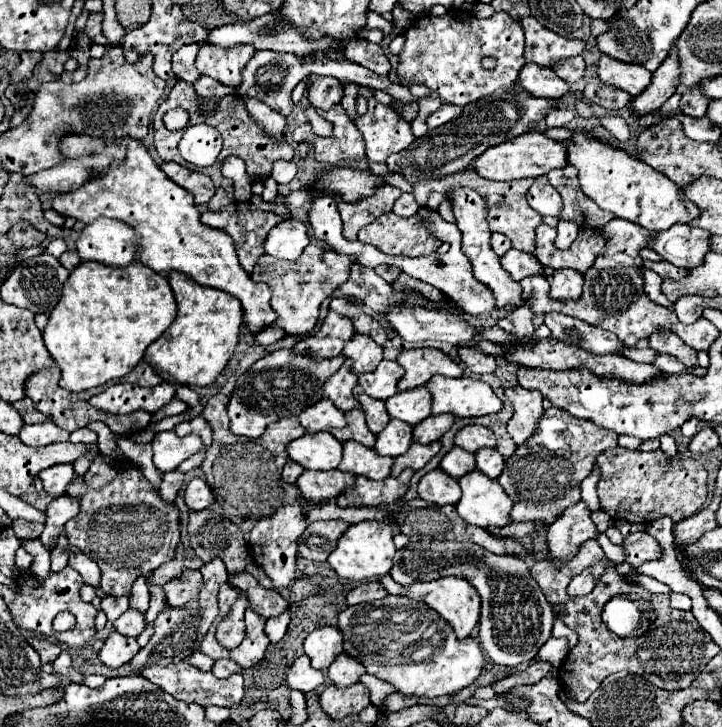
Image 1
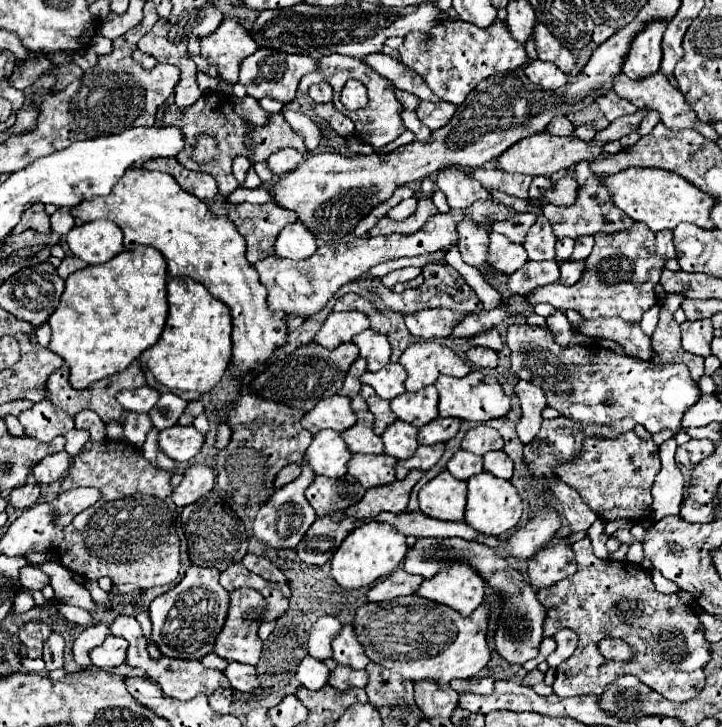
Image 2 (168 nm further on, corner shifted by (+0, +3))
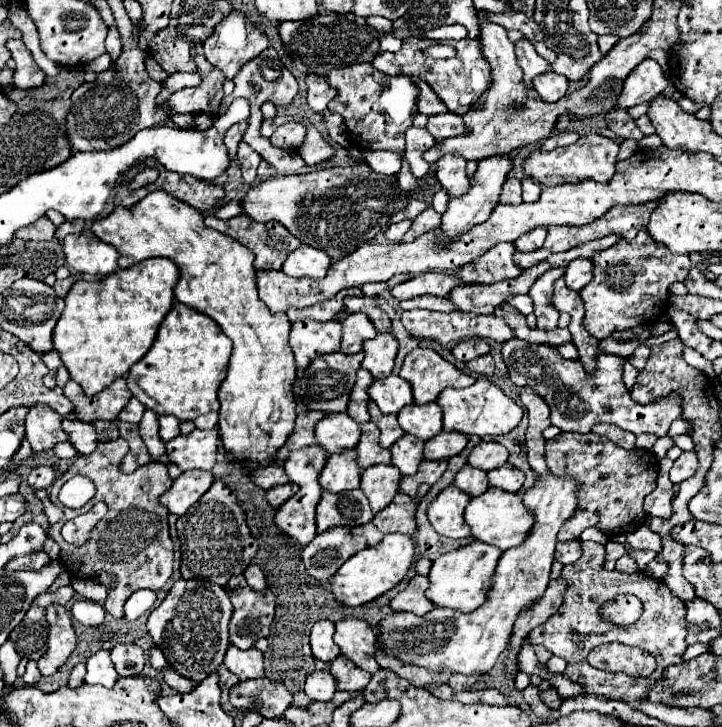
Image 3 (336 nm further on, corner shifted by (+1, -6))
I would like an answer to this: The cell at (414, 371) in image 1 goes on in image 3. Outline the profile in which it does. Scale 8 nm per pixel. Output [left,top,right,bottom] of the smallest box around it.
[400,349,476,405]

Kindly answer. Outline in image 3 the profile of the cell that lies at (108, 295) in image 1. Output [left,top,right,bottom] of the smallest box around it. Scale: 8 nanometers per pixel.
[54,257,180,395]

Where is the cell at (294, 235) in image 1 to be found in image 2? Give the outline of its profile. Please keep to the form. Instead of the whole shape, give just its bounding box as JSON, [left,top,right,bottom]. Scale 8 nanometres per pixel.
[275,220,317,260]

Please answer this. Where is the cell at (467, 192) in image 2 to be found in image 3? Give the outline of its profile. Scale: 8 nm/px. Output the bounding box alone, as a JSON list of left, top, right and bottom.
[436,153,470,199]

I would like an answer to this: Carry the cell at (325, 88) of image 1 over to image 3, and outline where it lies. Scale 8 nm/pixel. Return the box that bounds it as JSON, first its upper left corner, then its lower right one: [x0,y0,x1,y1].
[306,73,336,113]

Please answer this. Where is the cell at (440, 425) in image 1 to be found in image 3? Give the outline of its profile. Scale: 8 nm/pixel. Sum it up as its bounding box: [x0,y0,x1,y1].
[424,431,468,459]

